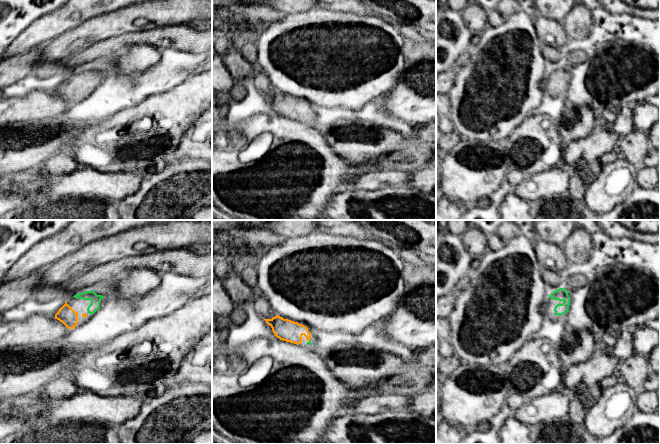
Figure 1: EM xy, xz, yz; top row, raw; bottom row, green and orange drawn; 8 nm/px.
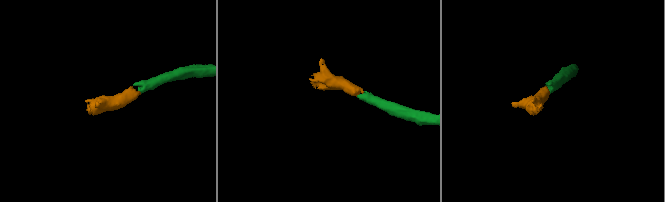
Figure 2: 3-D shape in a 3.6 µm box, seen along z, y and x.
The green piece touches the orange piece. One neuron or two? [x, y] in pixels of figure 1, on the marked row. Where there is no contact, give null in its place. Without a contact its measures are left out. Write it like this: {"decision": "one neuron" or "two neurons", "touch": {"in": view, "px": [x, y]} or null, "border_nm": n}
{"decision": "one neuron", "touch": {"in": "xz", "px": [310, 340]}, "border_nm": 30}

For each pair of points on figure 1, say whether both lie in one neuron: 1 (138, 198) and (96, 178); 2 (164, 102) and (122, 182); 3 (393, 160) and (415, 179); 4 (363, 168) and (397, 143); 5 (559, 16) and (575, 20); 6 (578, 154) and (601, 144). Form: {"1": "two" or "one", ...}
{"1": "two", "2": "two", "3": "two", "4": "two", "5": "two", "6": "one"}

